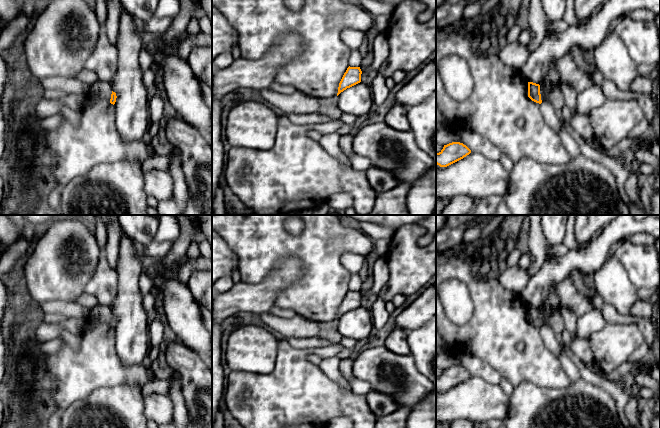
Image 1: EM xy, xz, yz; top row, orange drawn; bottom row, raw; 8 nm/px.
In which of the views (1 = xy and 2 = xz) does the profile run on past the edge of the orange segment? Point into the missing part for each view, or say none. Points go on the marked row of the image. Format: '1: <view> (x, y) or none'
1: none
2: none

